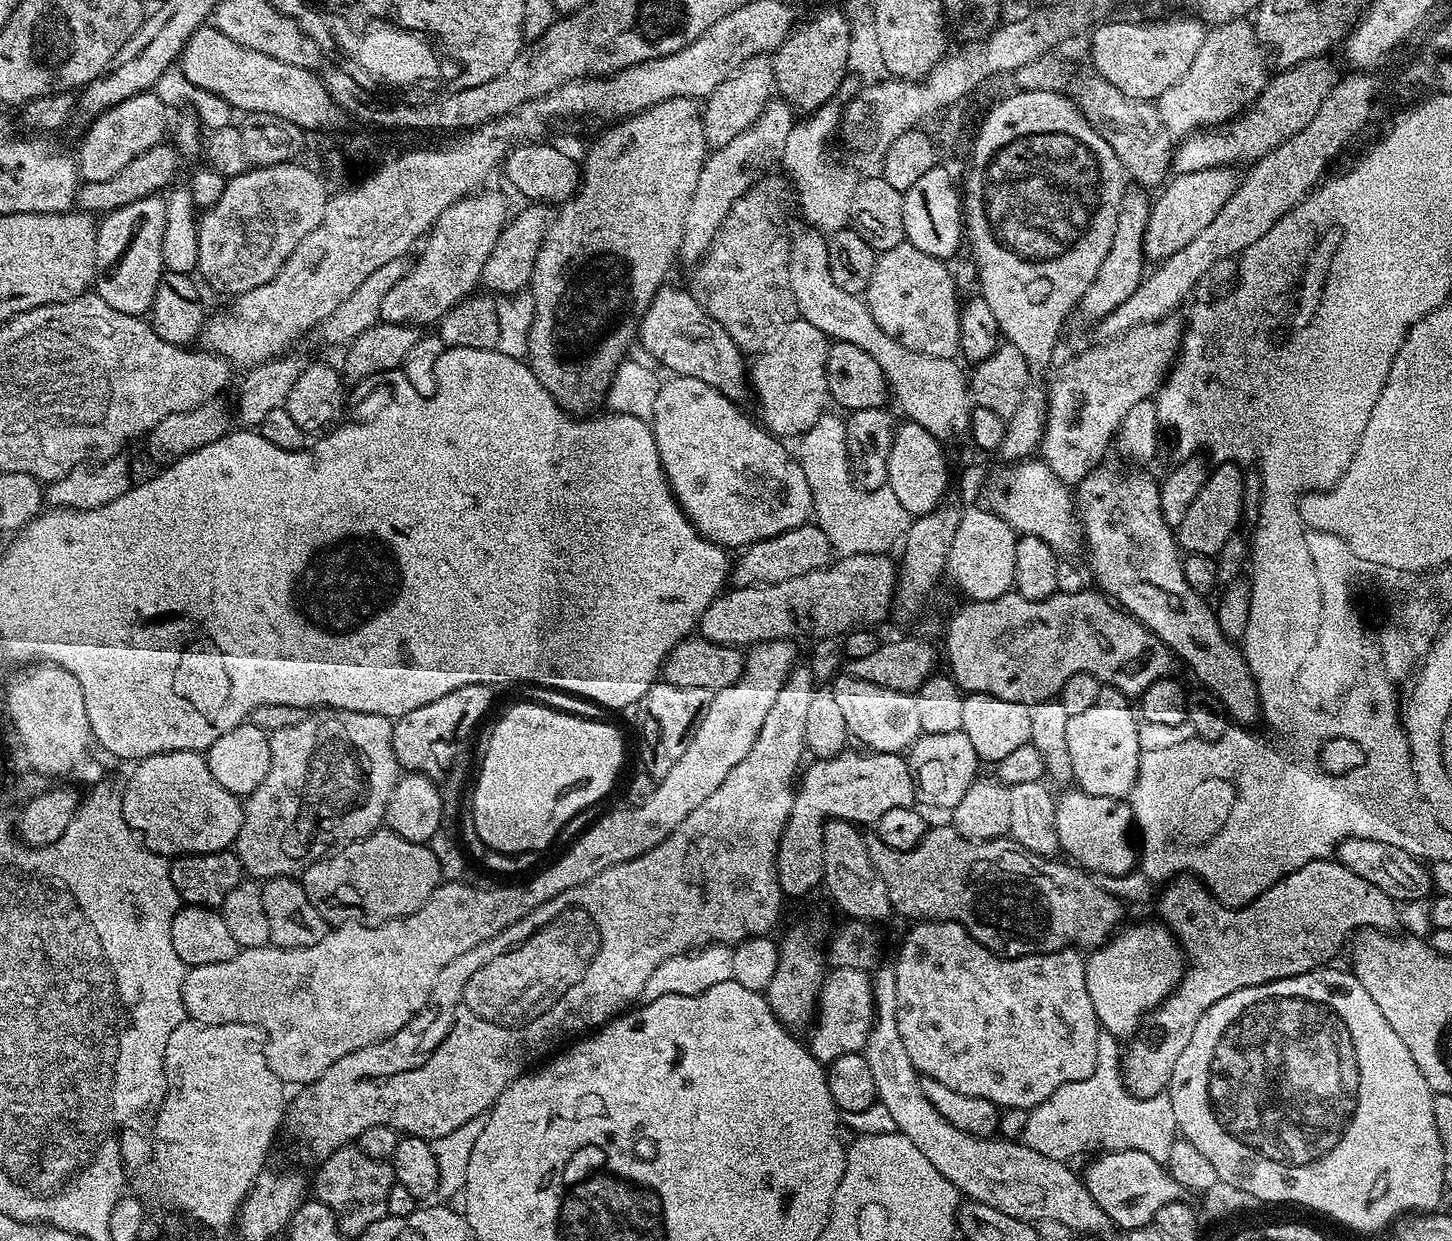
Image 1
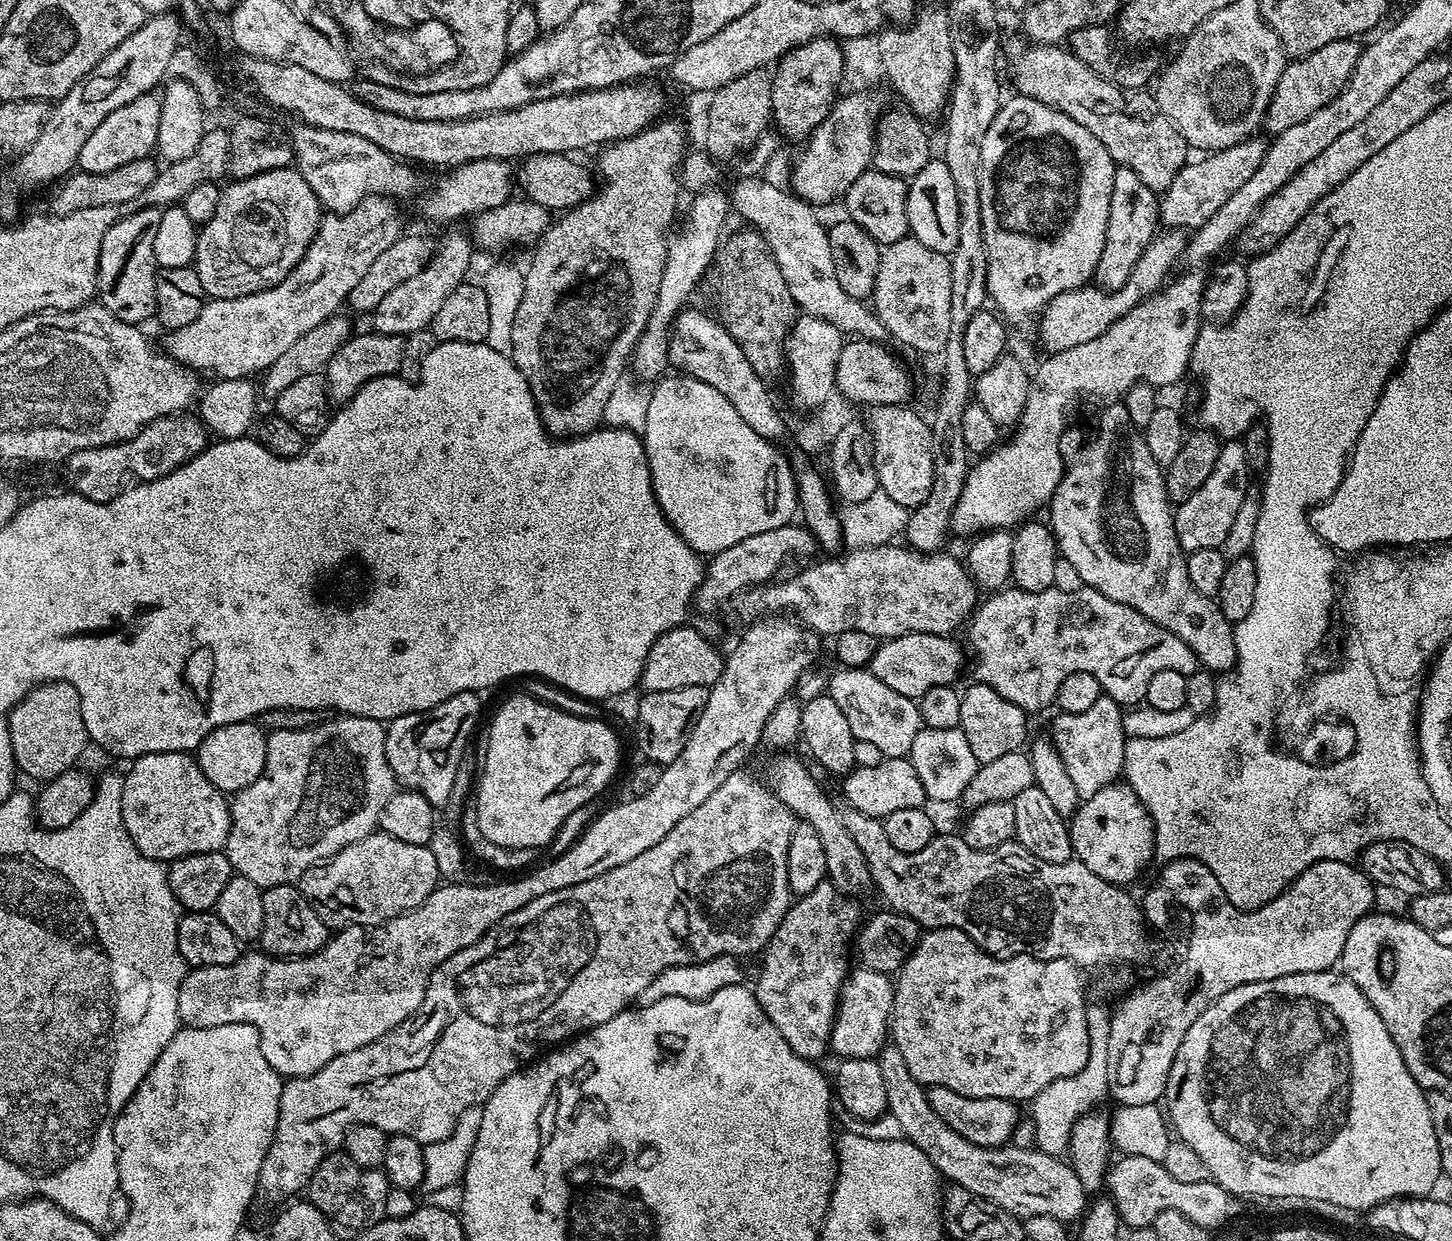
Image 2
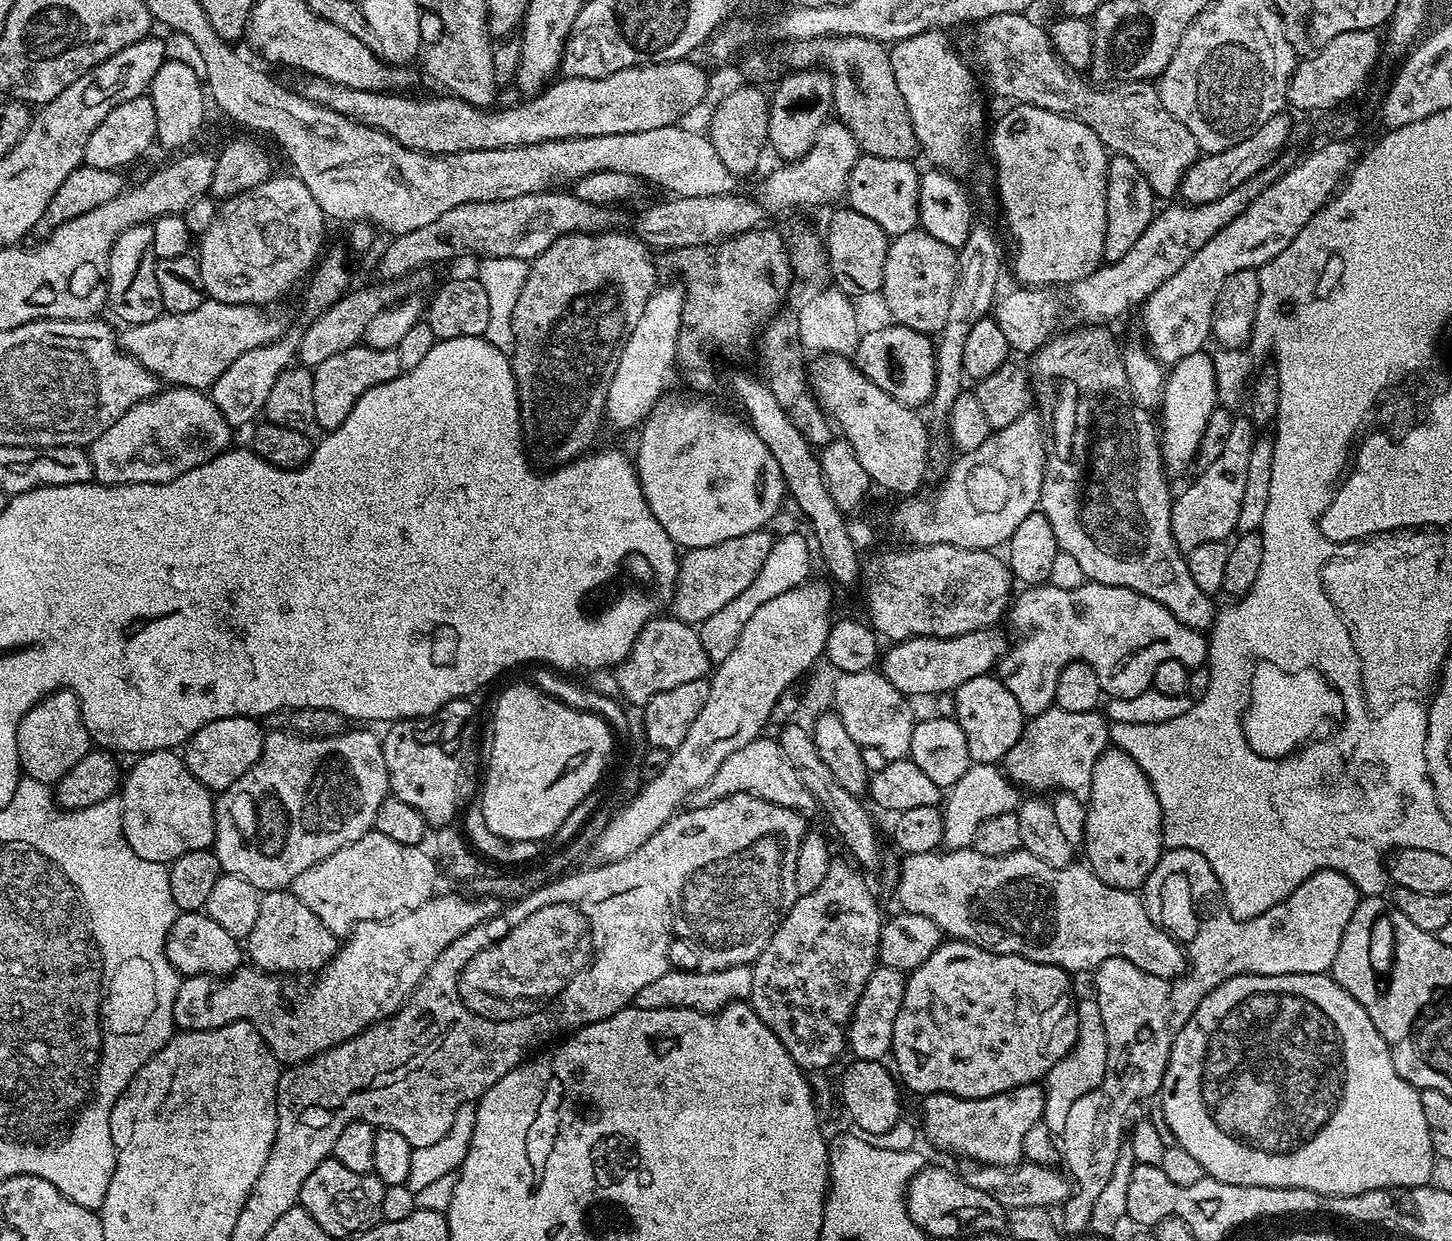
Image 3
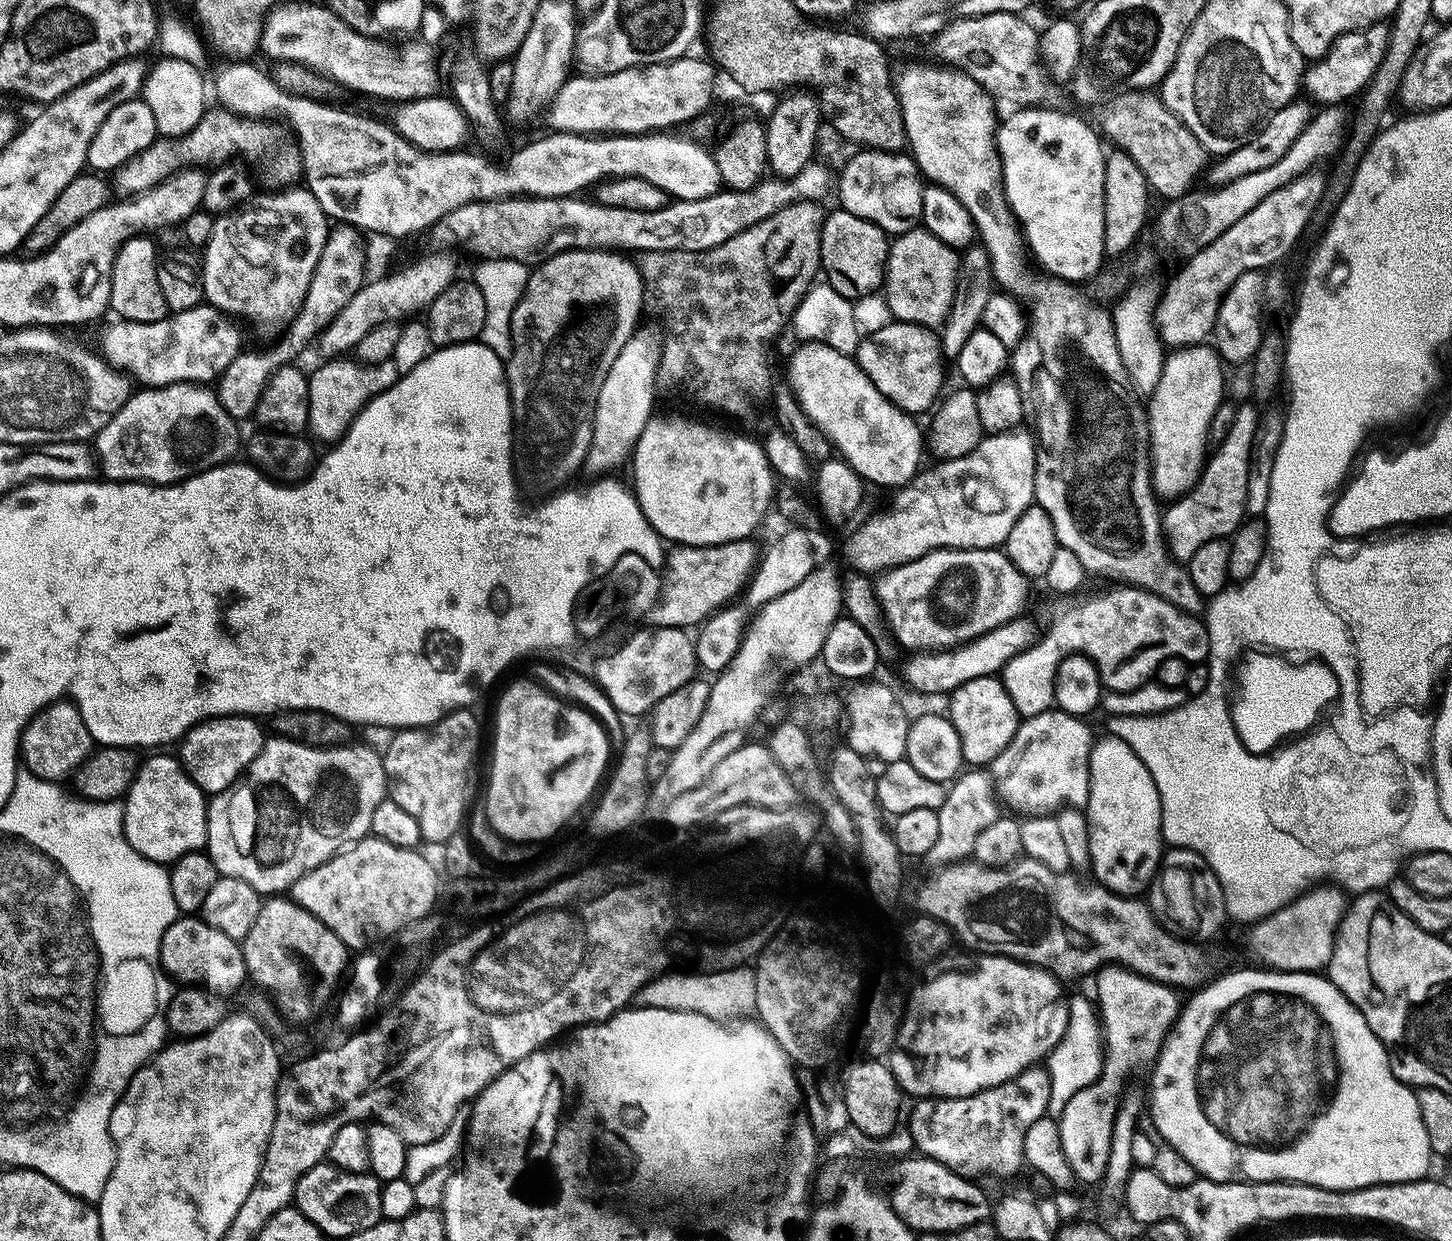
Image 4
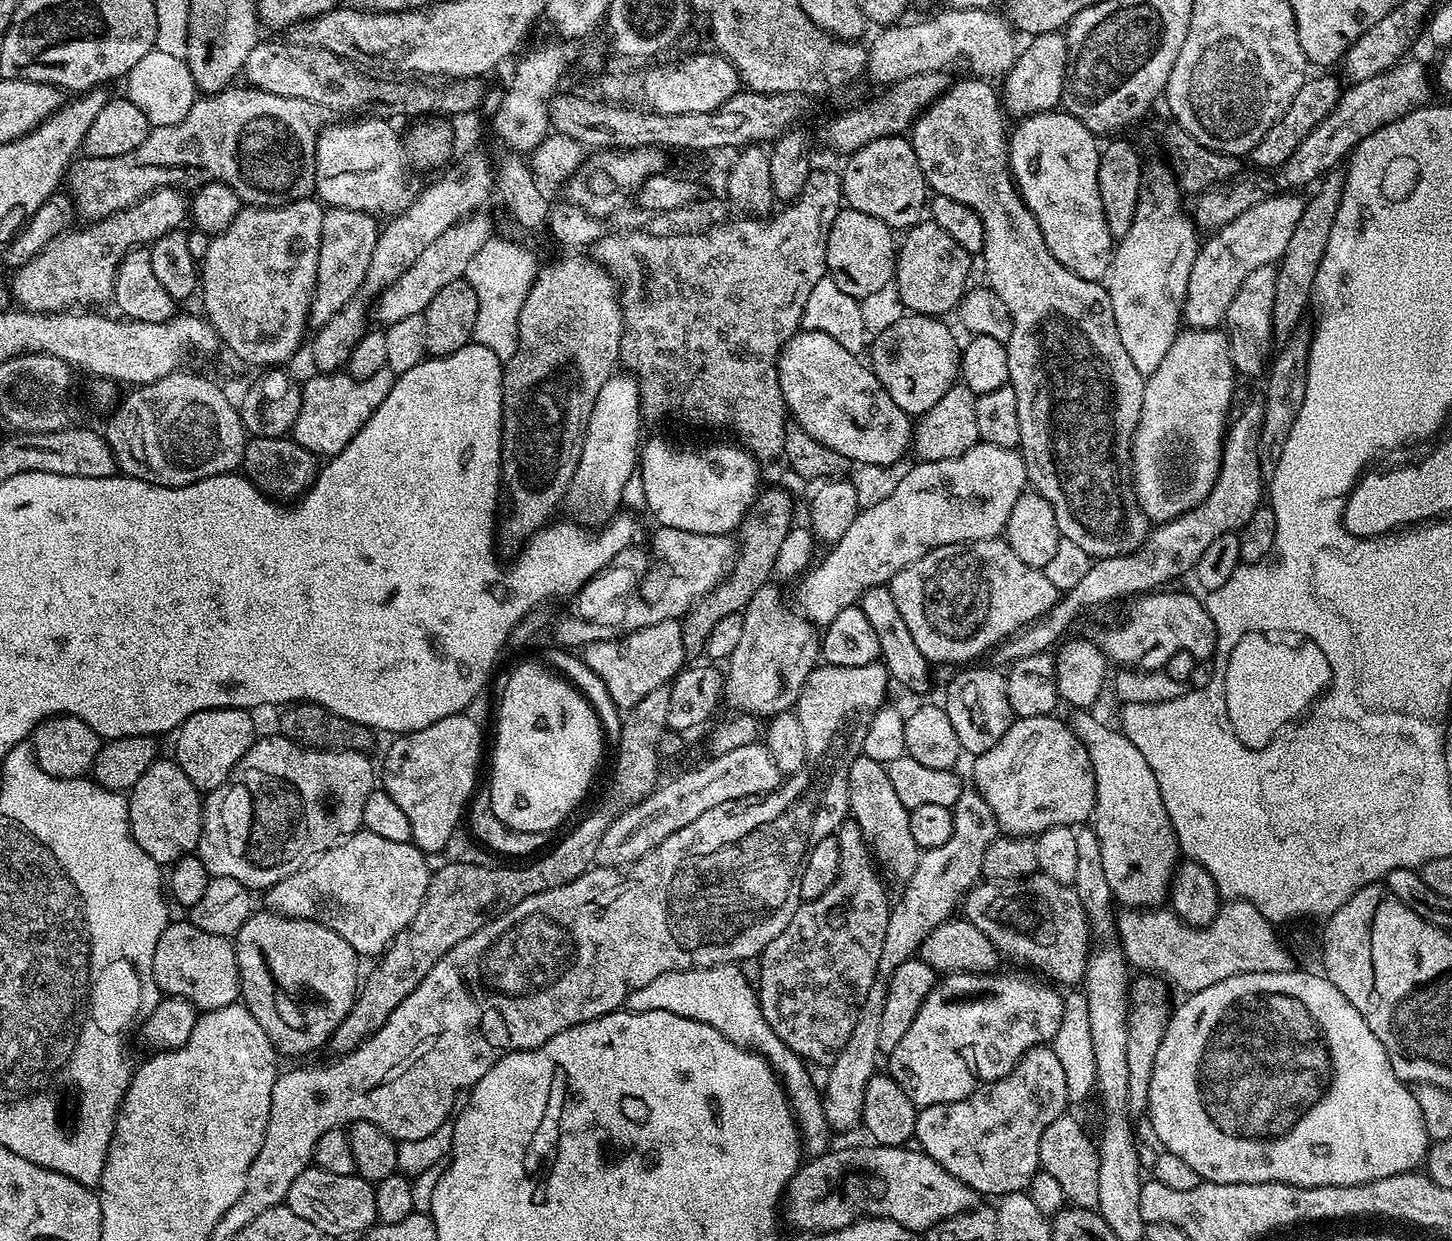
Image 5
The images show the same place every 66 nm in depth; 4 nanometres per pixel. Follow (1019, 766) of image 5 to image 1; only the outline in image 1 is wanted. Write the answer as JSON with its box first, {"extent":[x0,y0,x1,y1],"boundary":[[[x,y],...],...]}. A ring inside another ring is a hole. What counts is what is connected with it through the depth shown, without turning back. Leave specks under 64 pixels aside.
{"extent":[1066,686,1141,800],"boundary":[[[1104,686],[1098,702],[1083,714],[1069,716],[1066,746],[1074,766],[1074,784],[1088,796],[1105,796],[1111,800],[1128,798],[1139,772],[1141,748],[1138,742],[1138,716],[1128,709],[1129,697]]]}

